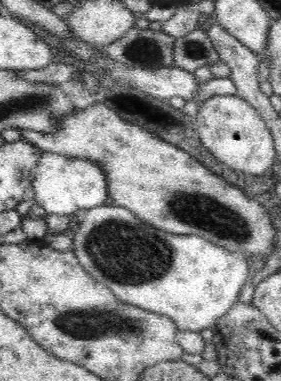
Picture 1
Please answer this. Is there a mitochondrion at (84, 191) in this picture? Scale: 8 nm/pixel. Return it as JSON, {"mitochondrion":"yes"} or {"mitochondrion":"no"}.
{"mitochondrion":"no"}

